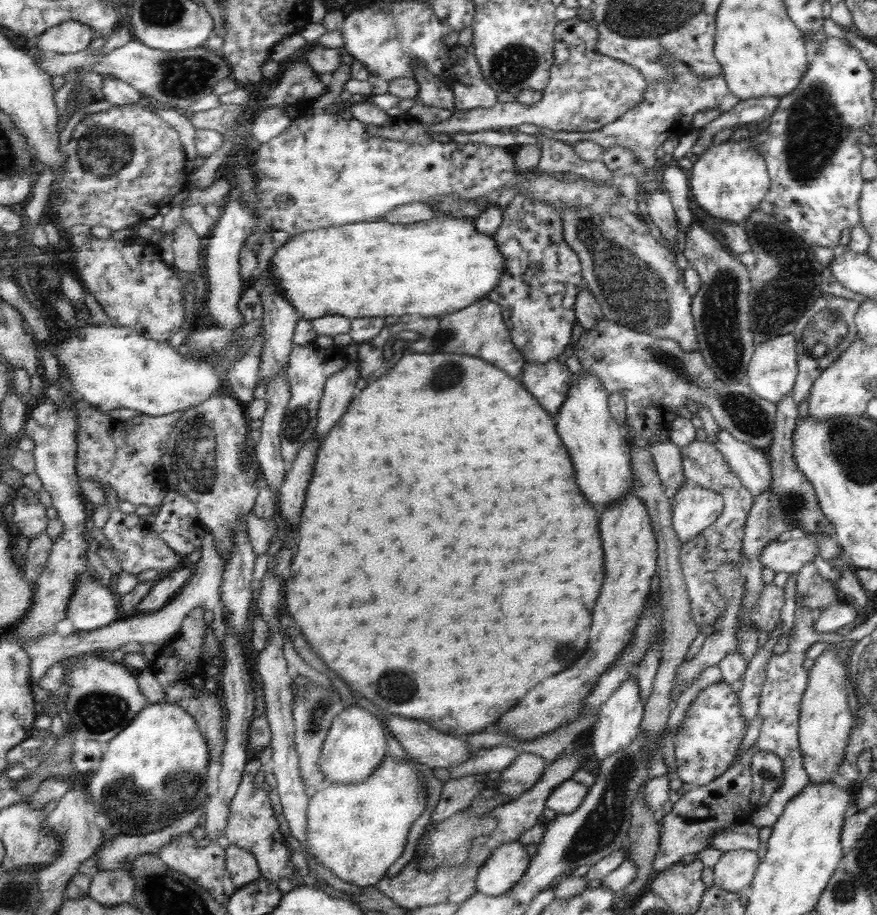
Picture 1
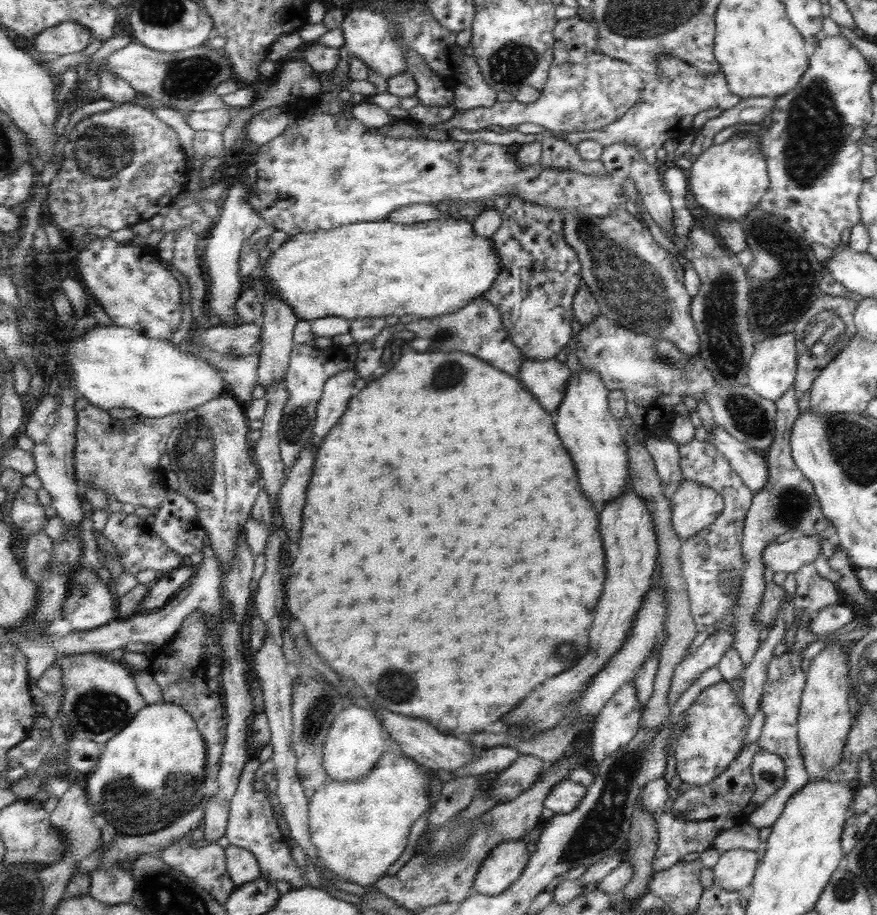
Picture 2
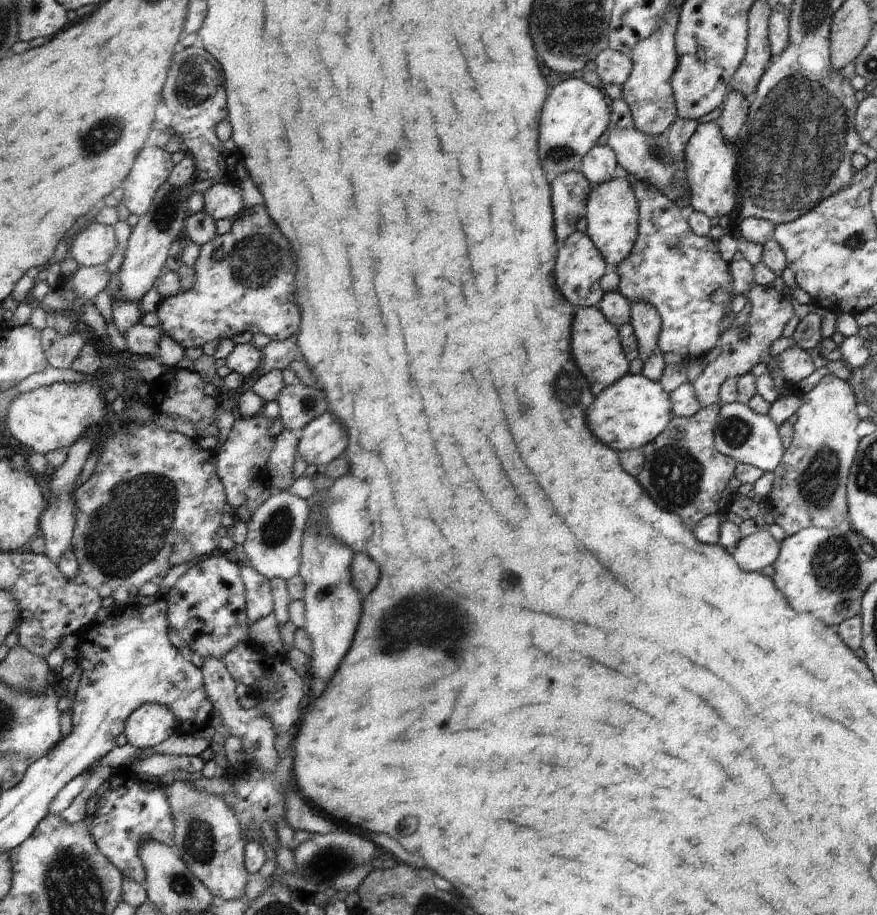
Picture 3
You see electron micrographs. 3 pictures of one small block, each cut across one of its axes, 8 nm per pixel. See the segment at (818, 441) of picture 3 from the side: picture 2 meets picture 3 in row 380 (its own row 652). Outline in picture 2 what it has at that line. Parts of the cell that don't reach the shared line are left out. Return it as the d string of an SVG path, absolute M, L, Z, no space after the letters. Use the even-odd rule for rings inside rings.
M827 644L823 652L811 660L805 672L805 688L801 690L801 704L797 716L797 742L799 754L803 758L803 768L817 780L827 780L827 774L835 770L835 764L843 756L847 734L851 730L853 718L847 706L849 670L847 658L837 644Z

